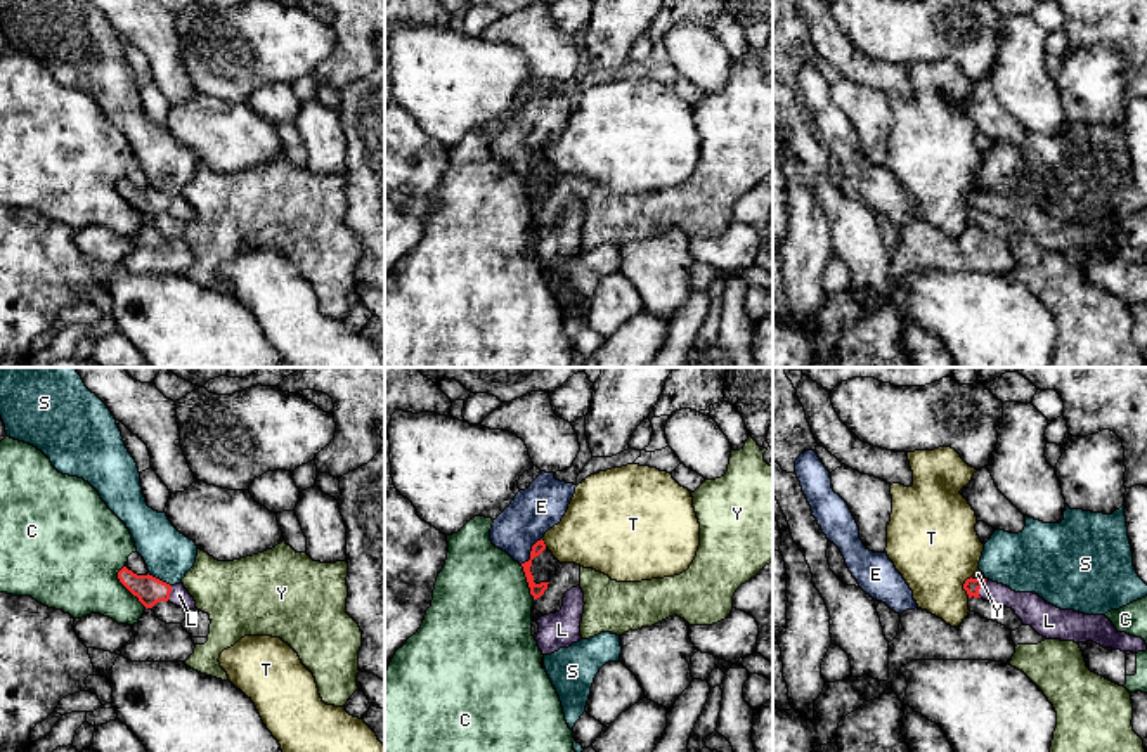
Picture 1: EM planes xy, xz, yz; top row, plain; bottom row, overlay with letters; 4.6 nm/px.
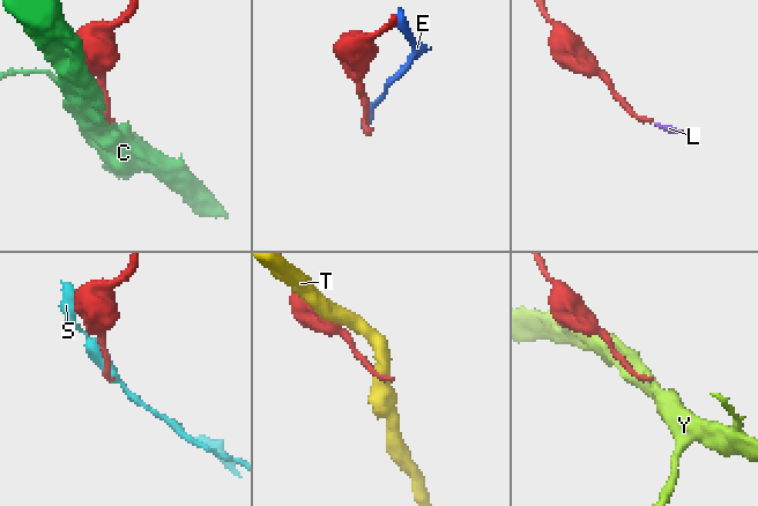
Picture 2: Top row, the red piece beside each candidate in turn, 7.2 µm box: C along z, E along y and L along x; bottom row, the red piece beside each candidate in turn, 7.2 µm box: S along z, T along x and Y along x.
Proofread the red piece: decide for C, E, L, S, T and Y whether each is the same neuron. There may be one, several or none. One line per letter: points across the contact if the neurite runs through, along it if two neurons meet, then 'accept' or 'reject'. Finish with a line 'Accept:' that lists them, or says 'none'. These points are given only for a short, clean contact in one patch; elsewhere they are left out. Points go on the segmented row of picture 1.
C: reject
E: reject
L: way yz (972, 586), (981, 586), (1028, 607); accept
S: border xy (148, 574), (170, 586); reject
T: reject
Y: border yz (971, 577), (984, 579); reject
Accept: L

